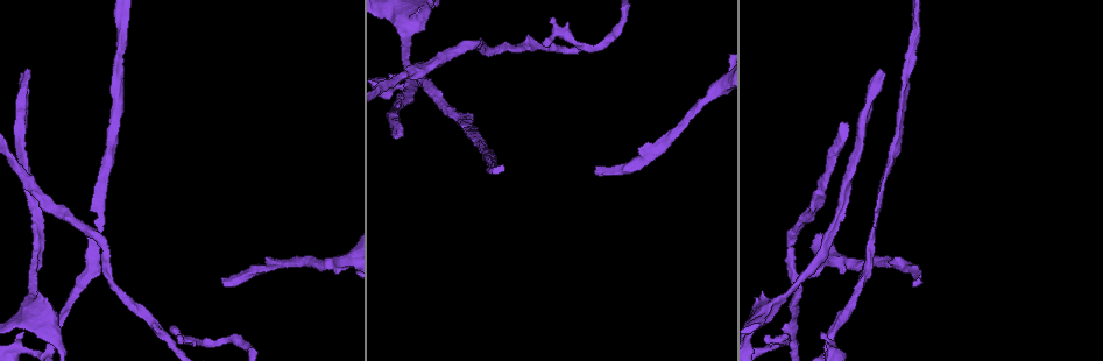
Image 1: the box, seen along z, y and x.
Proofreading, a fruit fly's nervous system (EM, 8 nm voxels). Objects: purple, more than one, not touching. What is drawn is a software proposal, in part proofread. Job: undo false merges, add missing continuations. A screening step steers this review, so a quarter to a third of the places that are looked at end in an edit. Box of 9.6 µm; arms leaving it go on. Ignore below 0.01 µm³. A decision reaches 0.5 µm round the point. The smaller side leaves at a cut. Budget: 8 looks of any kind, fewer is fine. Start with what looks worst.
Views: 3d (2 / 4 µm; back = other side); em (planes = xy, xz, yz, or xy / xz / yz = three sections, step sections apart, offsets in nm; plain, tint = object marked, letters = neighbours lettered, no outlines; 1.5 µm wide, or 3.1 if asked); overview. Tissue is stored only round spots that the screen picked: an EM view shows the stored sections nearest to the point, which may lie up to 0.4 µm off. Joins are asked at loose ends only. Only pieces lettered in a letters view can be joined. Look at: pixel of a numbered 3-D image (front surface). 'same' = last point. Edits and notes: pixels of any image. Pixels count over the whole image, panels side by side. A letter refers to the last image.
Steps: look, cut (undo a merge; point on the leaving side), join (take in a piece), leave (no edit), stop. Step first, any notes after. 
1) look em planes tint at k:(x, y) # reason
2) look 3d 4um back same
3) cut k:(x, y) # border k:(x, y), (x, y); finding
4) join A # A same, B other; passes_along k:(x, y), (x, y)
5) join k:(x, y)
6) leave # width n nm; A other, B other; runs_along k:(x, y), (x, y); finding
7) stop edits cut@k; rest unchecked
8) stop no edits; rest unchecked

look 3d 4um back at 1:(400, 137)

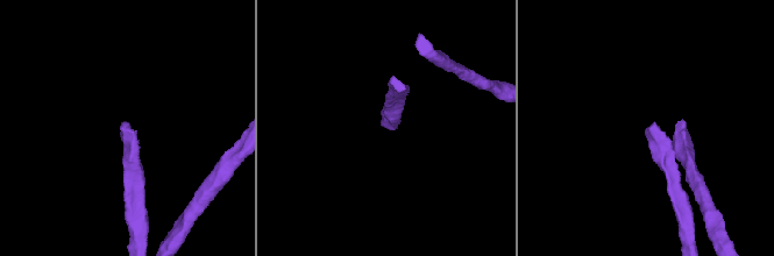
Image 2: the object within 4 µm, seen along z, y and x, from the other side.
look em xz step 8 letters at 2:(390, 127) # need the tissue

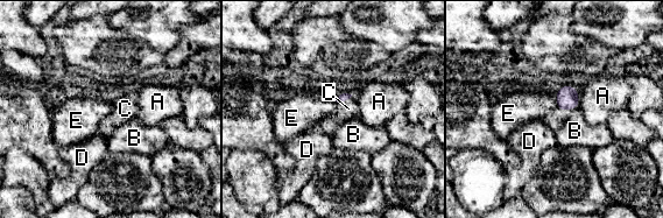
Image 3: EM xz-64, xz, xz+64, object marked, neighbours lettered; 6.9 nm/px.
look em xy step 4 letters same # another direction

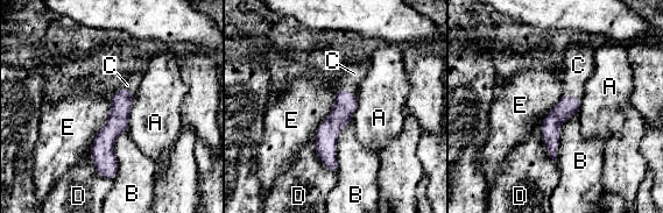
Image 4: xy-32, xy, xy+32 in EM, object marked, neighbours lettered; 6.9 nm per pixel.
join 4:(578, 65) # A other, B other, C same, D other, E other; passes_along 4:(568, 106), (572, 96), (578, 65); it goes on there

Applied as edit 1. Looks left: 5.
look em yz step 8 letters at 1:(224, 283) # branch stops here

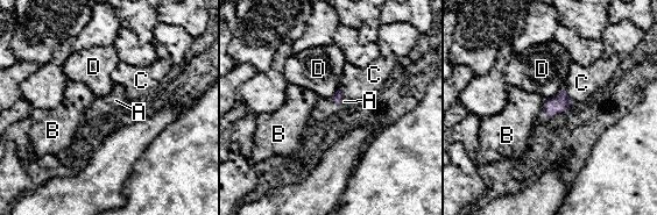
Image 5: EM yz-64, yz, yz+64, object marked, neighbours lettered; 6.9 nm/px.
look em planes letters same

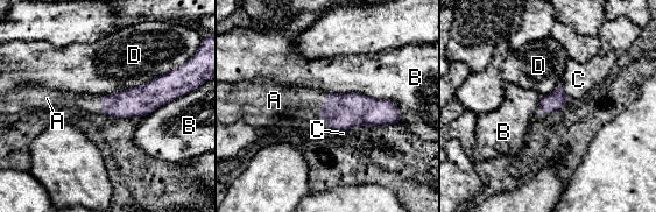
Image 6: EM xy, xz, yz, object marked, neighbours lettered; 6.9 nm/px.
join 6:(307, 114) # A same, B other, C other, D other; passes_along 6:(341, 111), (319, 114), (307, 114); it goes on there

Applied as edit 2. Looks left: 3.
look overview

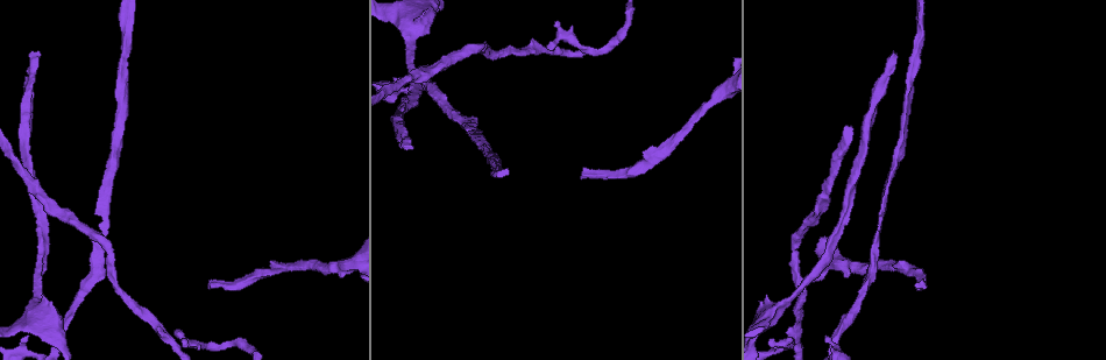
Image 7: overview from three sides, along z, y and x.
look em planes letters at 7:(170, 340)

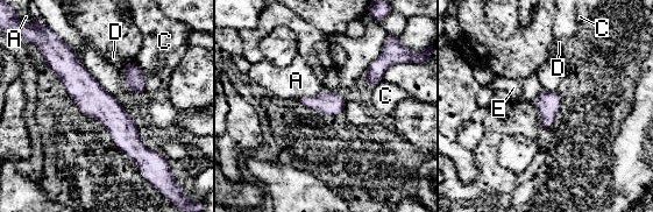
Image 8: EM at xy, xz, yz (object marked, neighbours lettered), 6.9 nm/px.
leave # A other, C other, D other, E other; border 8:(323, 91), (298, 99); one neuron here

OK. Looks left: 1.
stop edits join@4, join@6; rest unchecked

